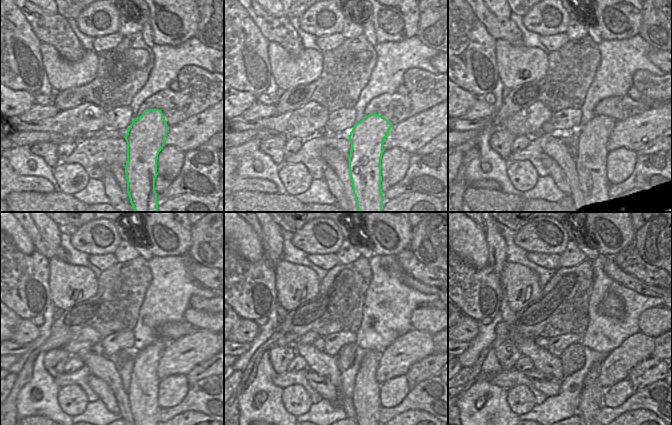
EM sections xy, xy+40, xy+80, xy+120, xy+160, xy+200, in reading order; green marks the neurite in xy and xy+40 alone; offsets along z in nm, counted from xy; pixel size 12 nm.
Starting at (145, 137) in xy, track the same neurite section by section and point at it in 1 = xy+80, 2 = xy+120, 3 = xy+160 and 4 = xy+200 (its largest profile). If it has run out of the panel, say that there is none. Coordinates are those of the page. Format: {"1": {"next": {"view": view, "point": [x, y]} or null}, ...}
{"1": {"next": {"view": "xy+80", "point": [590, 162]}}, "2": {"next": {"view": "xy+120", "point": [143, 391]}}, "3": {"next": {"view": "xy+160", "point": [367, 403]}}, "4": {"next": {"view": "xy+200", "point": [590, 401]}}}

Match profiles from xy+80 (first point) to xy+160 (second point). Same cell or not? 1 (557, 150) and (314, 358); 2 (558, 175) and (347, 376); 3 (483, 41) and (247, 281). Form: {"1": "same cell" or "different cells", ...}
{"1": "same cell", "2": "different cells", "3": "same cell"}

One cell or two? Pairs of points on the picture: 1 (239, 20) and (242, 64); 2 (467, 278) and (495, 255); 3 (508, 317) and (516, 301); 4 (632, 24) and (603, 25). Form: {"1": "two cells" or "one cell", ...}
{"1": "one cell", "2": "two cells", "3": "two cells", "4": "one cell"}

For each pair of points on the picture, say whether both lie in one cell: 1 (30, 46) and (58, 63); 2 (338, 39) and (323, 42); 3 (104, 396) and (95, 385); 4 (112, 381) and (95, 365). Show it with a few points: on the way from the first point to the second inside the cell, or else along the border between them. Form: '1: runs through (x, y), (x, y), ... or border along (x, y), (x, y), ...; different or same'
1: border along (41, 42), (39, 50), (44, 68); different
2: runs through (334, 41), (327, 42); same
3: runs through (103, 393), (98, 388); same
4: runs through (108, 377), (99, 368); same

